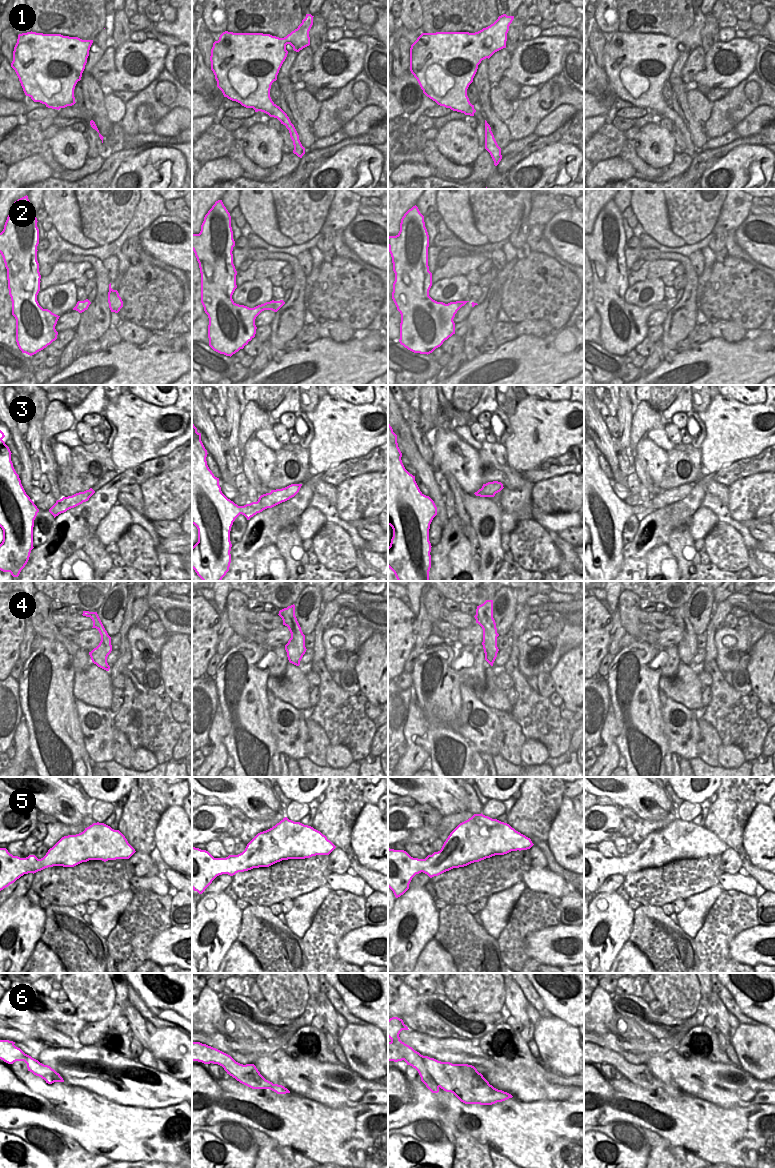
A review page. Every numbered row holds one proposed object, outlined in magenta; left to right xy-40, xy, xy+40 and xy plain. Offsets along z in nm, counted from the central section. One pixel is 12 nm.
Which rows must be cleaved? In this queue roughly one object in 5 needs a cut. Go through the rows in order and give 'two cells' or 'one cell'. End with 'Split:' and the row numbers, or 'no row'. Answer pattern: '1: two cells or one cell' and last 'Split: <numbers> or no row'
1: one cell
2: one cell
3: one cell
4: one cell
5: one cell
6: two cells
Split: 6

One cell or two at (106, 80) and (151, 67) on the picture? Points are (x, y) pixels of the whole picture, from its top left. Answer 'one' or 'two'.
one

